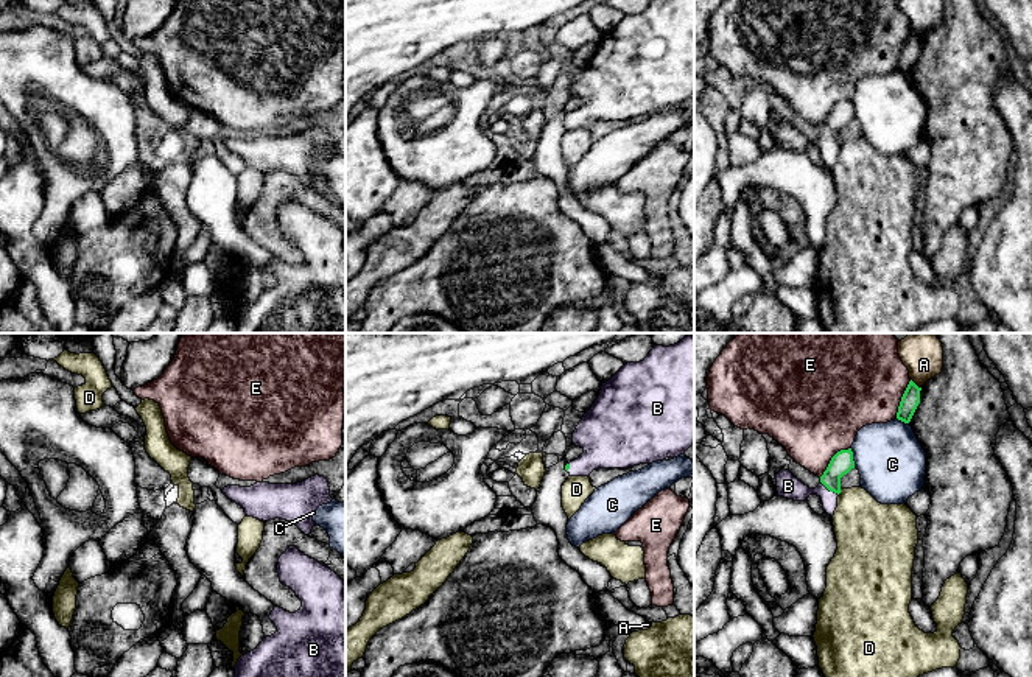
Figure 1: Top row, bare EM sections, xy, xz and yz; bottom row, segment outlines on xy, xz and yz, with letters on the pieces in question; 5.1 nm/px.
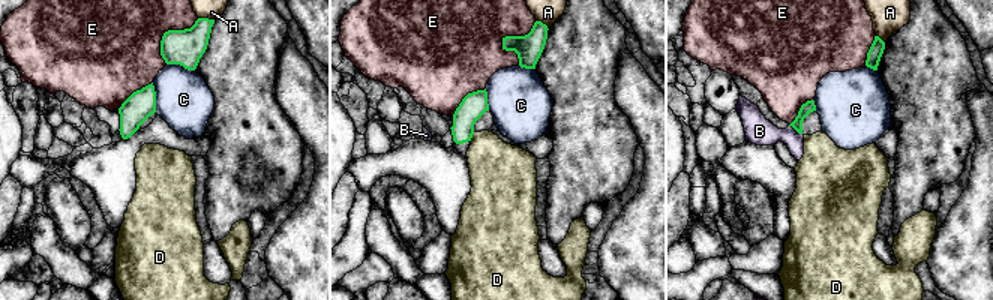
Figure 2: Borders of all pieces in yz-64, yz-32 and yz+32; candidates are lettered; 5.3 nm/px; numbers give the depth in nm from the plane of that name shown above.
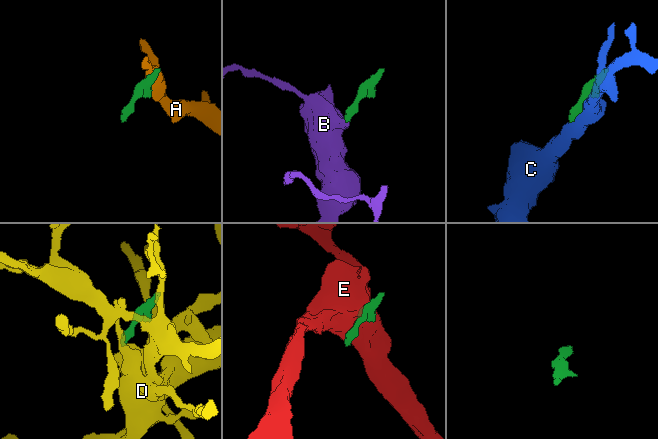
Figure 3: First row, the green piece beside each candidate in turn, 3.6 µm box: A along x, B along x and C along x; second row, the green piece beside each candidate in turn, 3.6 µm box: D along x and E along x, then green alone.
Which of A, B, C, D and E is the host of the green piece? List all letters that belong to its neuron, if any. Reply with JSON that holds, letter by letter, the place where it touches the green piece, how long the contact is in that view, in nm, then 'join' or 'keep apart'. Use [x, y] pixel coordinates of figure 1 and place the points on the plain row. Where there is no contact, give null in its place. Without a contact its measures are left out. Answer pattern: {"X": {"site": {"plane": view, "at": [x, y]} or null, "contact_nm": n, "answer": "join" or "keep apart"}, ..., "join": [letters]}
{"A": {"site": {"plane": "yz", "at": [914, 35]}, "contact_nm": 80, "answer": "keep apart"}, "B": {"site": {"plane": "yz", "at": [830, 142]}, "contact_nm": 120, "answer": "join"}, "C": {"site": {"plane": "yz", "at": [852, 109]}, "contact_nm": 110, "answer": "keep apart"}, "D": {"site": {"plane": "yz", "at": [839, 143]}, "contact_nm": 40, "answer": "keep apart"}, "E": {"site": {"plane": "yz", "at": [831, 109]}, "contact_nm": 220, "answer": "keep apart"}, "join": ["B"]}

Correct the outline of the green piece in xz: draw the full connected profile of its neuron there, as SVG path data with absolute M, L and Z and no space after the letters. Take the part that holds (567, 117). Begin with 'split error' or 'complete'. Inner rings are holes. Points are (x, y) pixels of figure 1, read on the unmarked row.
split error | M652 0L640 14L624 16L601 42L573 84L584 104L565 117L570 128L590 128L598 120L630 120L683 106L694 95L694 0Z

